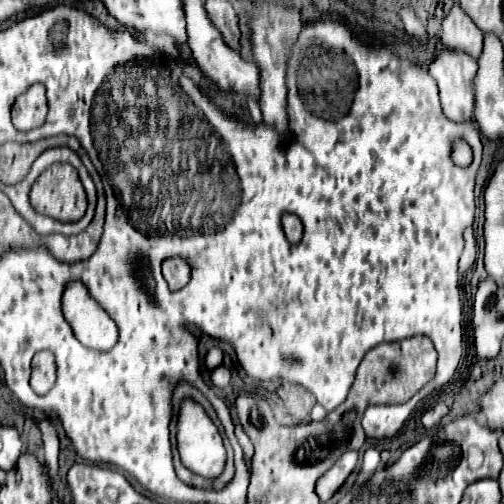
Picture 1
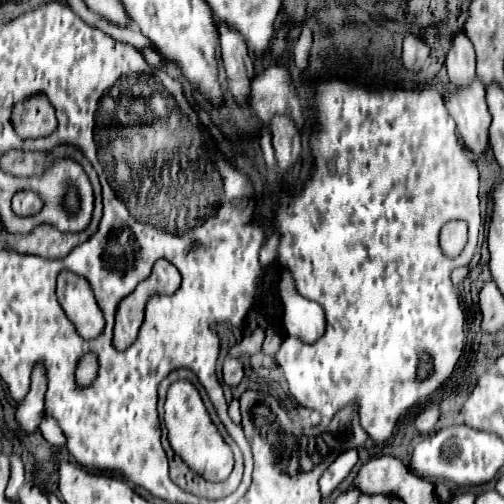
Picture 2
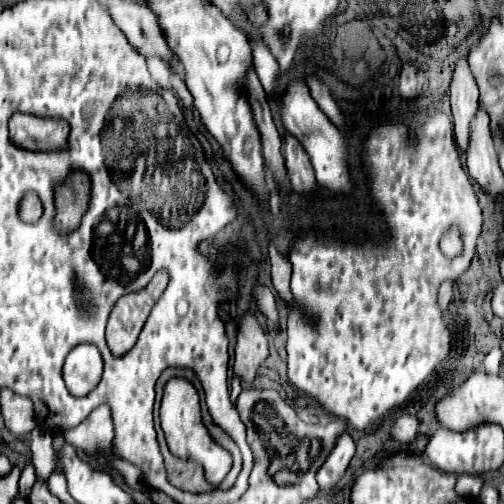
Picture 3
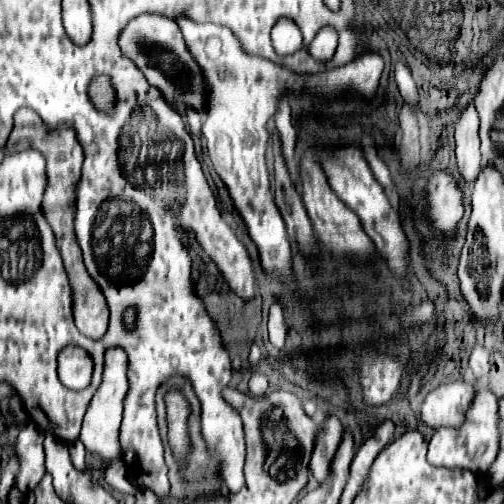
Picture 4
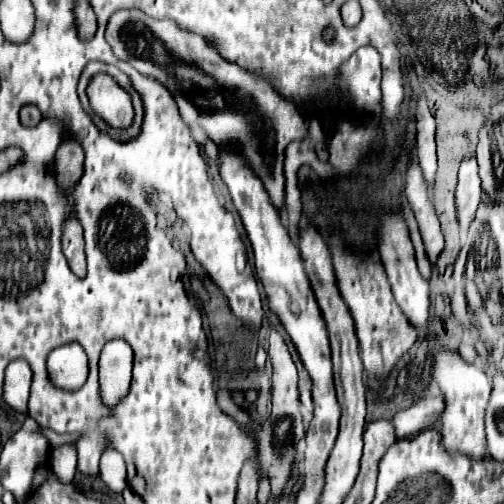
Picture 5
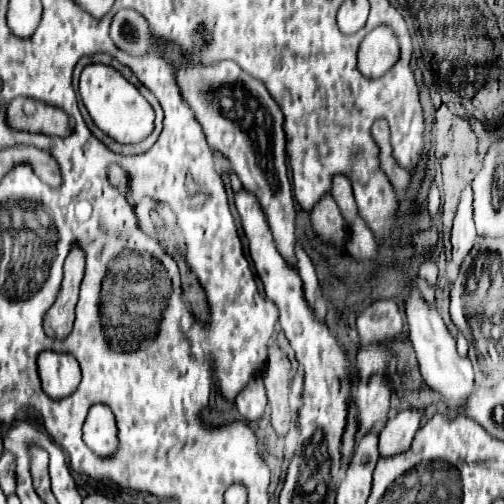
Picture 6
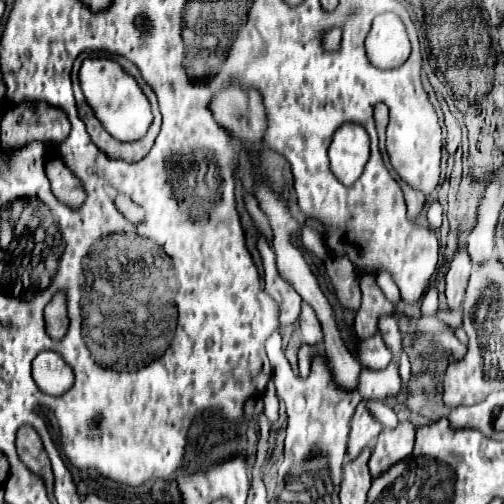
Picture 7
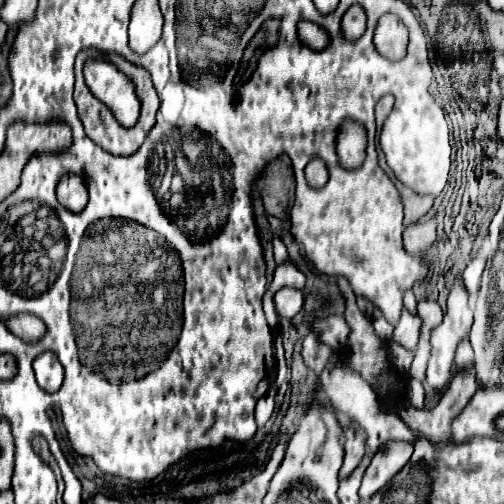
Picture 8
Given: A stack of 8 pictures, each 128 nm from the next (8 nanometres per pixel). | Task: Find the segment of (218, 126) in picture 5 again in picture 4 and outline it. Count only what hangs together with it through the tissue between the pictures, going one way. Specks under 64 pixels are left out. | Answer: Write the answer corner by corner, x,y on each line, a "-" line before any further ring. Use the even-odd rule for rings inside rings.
142,14
128,22
126,44
120,44
122,54
128,56
146,76
146,80
156,86
168,102
180,100
186,106
202,106
204,104
204,82
198,64
192,60
180,28
176,22
162,14

